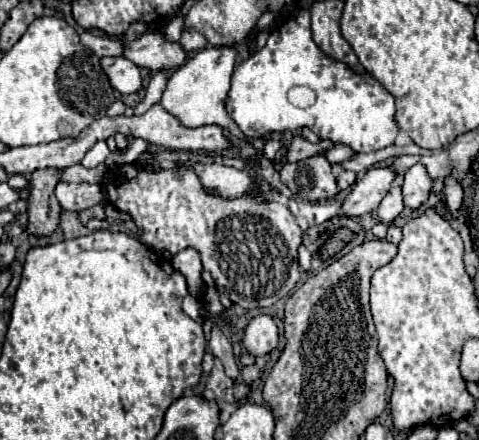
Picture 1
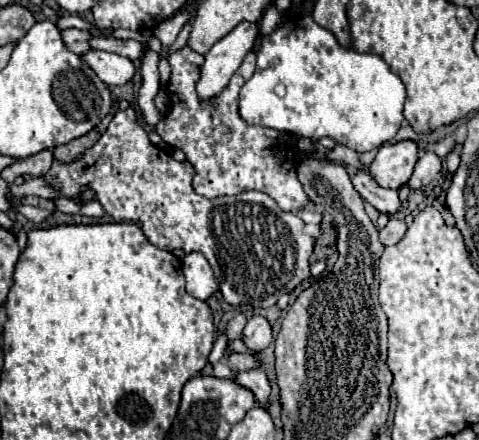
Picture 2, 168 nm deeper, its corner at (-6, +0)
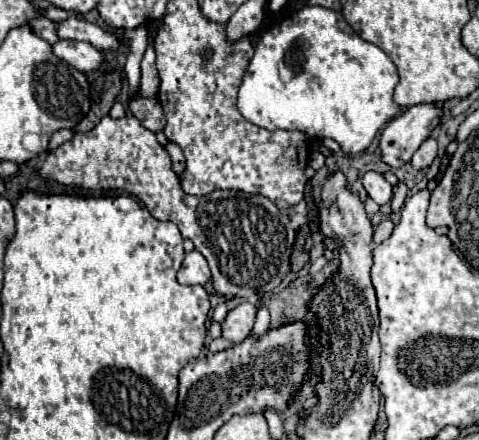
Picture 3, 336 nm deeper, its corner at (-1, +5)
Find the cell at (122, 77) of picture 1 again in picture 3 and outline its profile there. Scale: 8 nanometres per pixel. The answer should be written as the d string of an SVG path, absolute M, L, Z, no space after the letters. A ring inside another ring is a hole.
M59 40L53 44L55 54L75 66L81 72L93 72L99 70L99 66L105 62L103 54L91 46L89 42L77 42L77 40Z

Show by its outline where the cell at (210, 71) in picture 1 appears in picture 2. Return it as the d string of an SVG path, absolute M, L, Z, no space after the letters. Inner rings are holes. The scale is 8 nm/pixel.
M240 23L234 27L224 39L214 43L214 47L204 55L204 65L198 79L198 95L200 99L210 99L218 95L240 67L246 53L254 47L258 37L256 23Z

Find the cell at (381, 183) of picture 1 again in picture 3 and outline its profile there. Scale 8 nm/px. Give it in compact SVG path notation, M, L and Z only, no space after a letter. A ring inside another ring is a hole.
M411 106L393 118L381 132L381 160L395 170L407 164L439 124L439 116L441 110L437 106Z

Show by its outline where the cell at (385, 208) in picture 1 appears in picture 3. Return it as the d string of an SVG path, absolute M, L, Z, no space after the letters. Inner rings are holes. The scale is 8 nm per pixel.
M369 170L363 178L363 188L367 190L369 198L373 198L377 204L387 204L393 196L393 190L391 190L391 184L375 170Z

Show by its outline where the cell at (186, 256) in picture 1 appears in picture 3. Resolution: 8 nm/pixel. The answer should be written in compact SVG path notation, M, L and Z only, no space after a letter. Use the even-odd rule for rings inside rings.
M197 250L185 254L185 260L183 260L181 268L179 268L177 280L179 280L181 284L189 284L189 286L191 286L191 284L203 286L203 284L209 282L209 278L211 278L211 272L209 272L207 260L205 260Z

